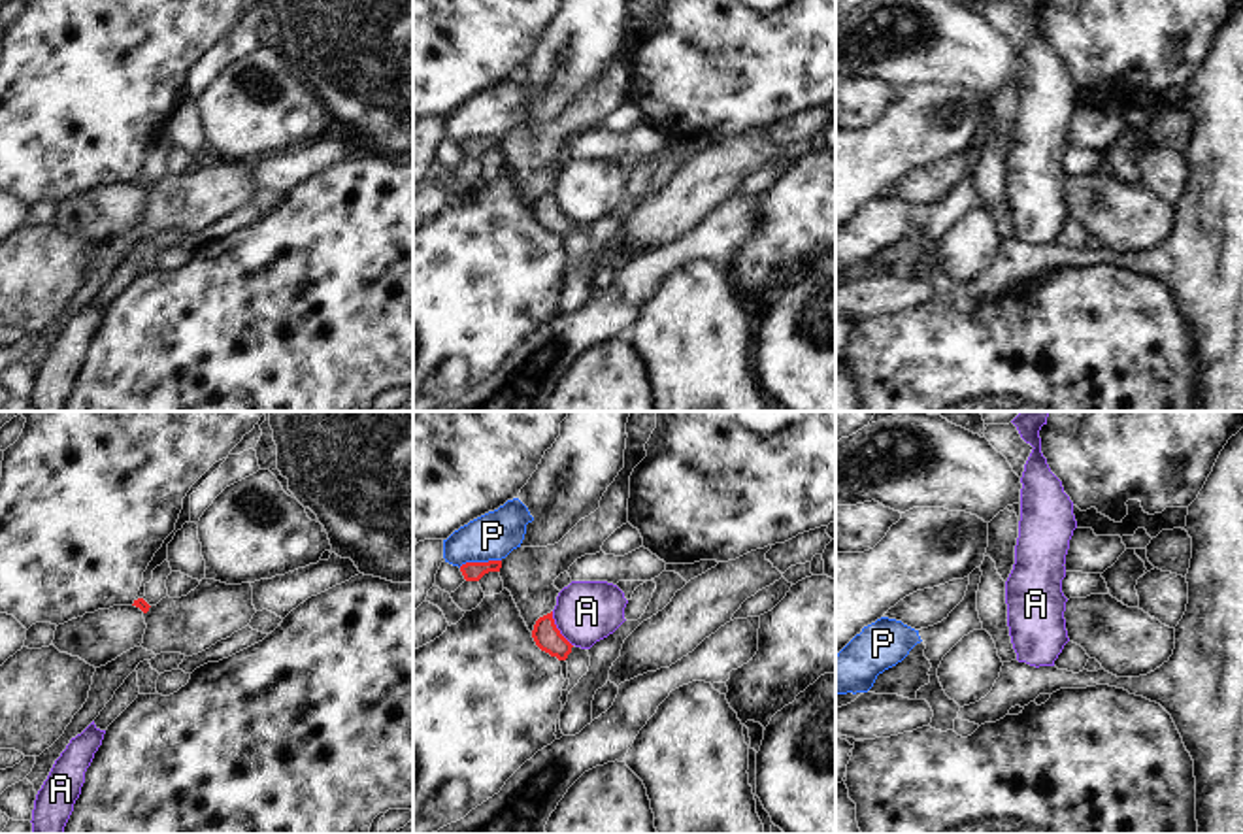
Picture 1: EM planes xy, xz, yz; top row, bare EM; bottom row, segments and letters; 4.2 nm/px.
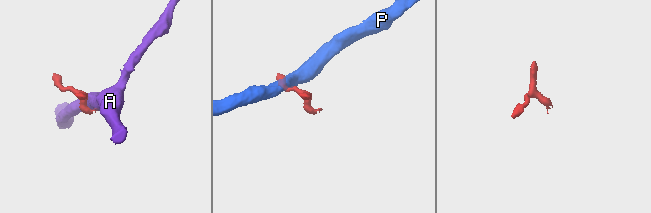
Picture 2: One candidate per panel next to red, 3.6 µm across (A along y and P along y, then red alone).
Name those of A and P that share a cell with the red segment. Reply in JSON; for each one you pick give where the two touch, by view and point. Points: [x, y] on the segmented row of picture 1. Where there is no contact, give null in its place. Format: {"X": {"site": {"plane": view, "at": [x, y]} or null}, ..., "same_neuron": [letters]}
{"same_neuron": []}

